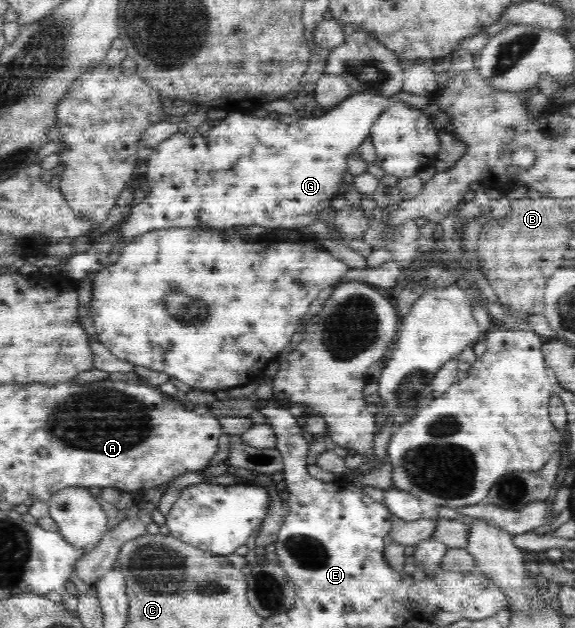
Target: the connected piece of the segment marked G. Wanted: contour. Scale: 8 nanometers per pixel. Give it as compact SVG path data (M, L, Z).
M355 93L339 105L326 110L320 117L299 119L297 123L285 125L279 120L257 117L249 113L231 112L207 133L195 133L193 137L178 132L153 148L153 153L145 161L147 171L144 177L151 193L139 196L129 215L121 222L115 237L100 234L93 241L94 247L87 252L76 253L59 263L62 278L78 282L108 266L116 248L125 247L134 237L159 229L171 227L215 227L227 229L235 225L257 225L267 229L292 230L309 227L319 219L321 211L329 207L329 200L341 195L343 175L347 171L348 156L357 150L370 135L371 127L393 103L390 97L374 93Z

